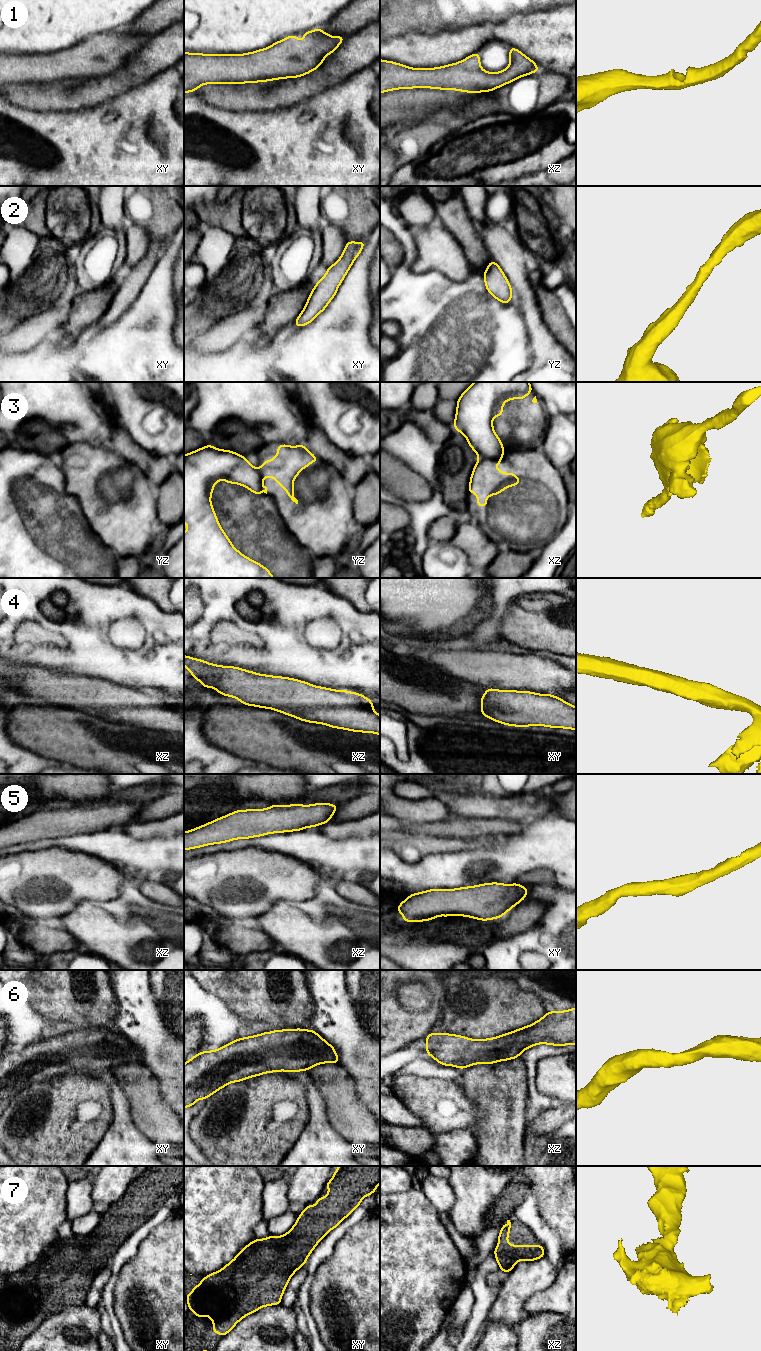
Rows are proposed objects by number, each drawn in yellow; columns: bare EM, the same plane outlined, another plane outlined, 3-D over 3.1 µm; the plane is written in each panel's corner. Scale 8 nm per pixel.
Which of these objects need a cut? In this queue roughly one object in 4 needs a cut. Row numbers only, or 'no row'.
3

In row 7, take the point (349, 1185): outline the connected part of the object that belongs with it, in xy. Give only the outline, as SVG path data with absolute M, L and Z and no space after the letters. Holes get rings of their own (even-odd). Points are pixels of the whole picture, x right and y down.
M339 1166L325 1188L331 1191L323 1198L317 1198L316 1206L307 1205L303 1212L298 1215L294 1226L283 1236L270 1235L265 1239L254 1239L246 1245L236 1257L226 1264L220 1271L208 1274L201 1278L197 1286L193 1286L190 1294L186 1295L188 1310L192 1310L198 1318L206 1315L212 1319L213 1332L224 1337L245 1316L250 1315L262 1307L281 1305L282 1295L288 1285L290 1278L302 1266L306 1264L307 1258L316 1245L326 1234L336 1228L354 1209L356 1209L364 1197L374 1194L380 1184L380 1166Z

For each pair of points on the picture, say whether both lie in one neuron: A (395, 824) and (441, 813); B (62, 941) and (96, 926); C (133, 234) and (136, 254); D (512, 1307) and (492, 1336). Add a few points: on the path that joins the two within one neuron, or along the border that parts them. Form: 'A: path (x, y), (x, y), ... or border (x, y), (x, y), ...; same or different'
A: border (390, 814), (410, 823); different
B: border (54, 923), (67, 931), (79, 944), (82, 951); different
C: path (136, 239), (136, 249); same
D: border (502, 1322), (515, 1328); different

